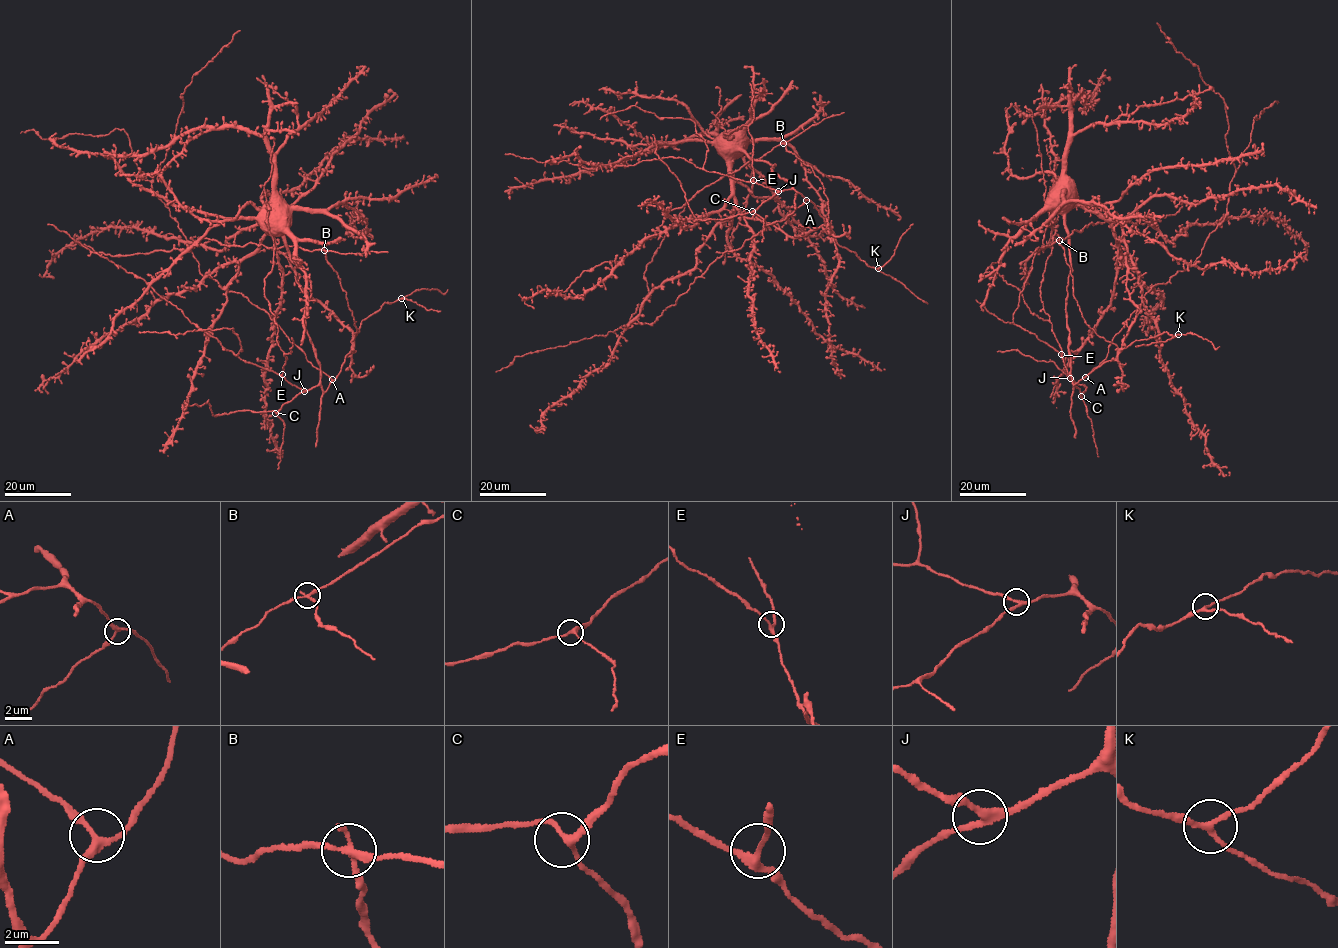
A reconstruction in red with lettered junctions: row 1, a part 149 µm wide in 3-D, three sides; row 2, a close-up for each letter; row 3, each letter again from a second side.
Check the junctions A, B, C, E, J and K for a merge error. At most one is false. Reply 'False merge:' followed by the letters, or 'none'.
False merge: B

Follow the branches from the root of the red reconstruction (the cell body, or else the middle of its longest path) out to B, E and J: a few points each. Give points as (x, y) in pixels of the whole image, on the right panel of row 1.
B: (1056, 192), (1063, 186), (1121, 226), (1127, 290), (1137, 314), (1121, 348), (1086, 323), (1059, 239)
E: (1056, 192), (1053, 204), (1063, 214), (1070, 259), (1066, 318), (1070, 378), (1061, 354)
J: (1056, 192), (1053, 204), (1063, 214), (1070, 259), (1066, 301), (1070, 378)

